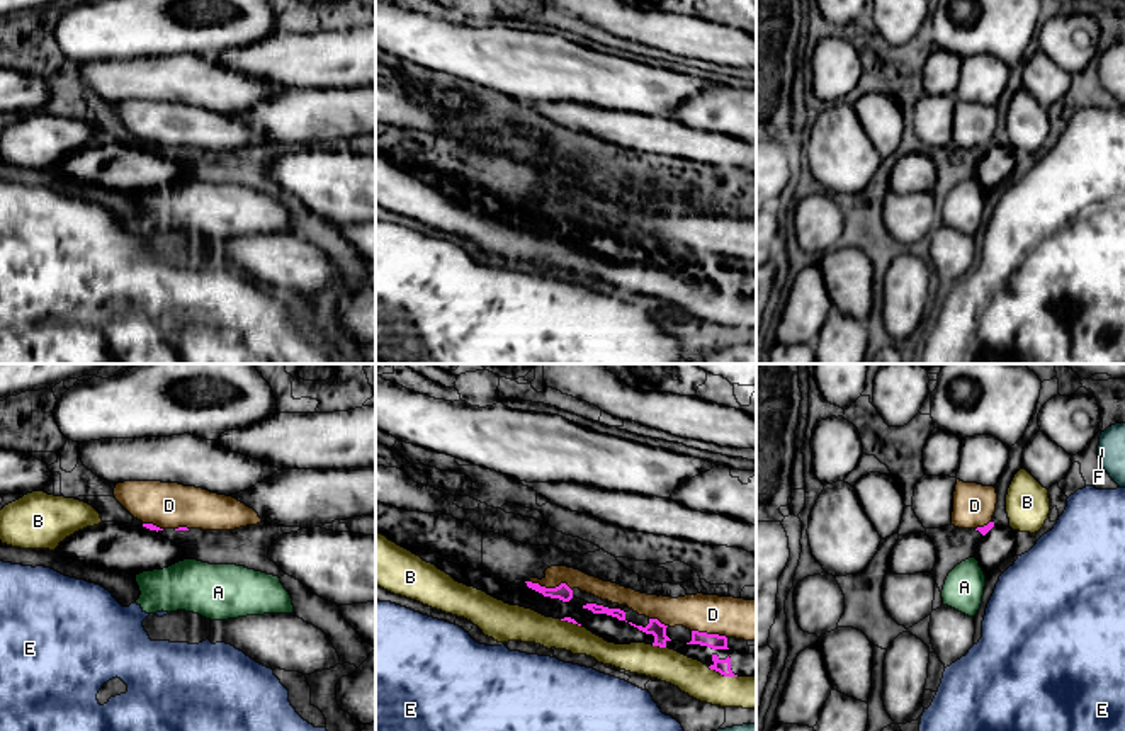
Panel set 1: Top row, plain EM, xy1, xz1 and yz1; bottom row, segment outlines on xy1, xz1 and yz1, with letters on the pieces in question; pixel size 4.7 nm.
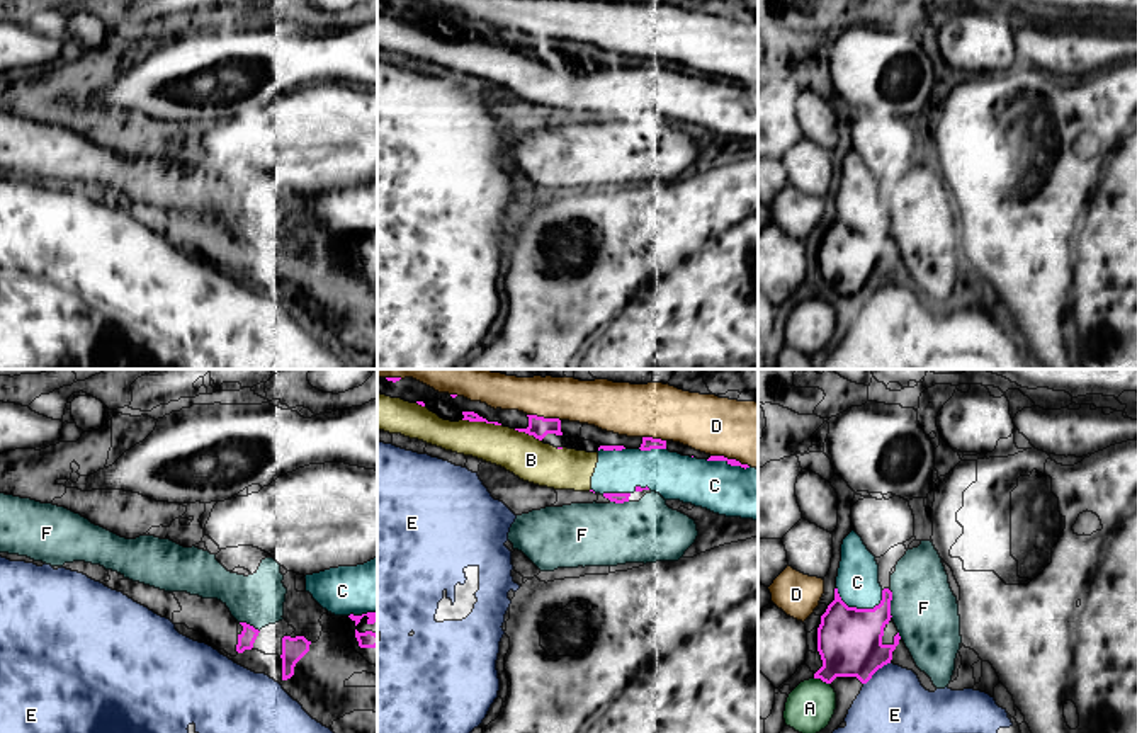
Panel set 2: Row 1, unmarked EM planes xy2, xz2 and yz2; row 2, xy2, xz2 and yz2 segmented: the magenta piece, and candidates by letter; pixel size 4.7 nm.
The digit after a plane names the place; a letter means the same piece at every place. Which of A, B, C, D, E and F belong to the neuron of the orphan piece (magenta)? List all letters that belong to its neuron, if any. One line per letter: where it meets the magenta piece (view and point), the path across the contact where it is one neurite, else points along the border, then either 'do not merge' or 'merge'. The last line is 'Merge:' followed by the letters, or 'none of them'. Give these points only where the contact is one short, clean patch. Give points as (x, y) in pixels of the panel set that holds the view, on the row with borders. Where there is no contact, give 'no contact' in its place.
A: meets magenta in yz2 at (823, 681); do not merge
B: meets magenta in xz2 at (481, 420); do not merge
C: meets magenta in yz2 at (855, 607); do not merge
D: meets magenta in xz1 at (549, 589); do not merge
E: meets magenta in yz2 at (876, 670); do not merge
F: meets magenta in yz2 at (889, 604); do not merge
Merge: none of them

